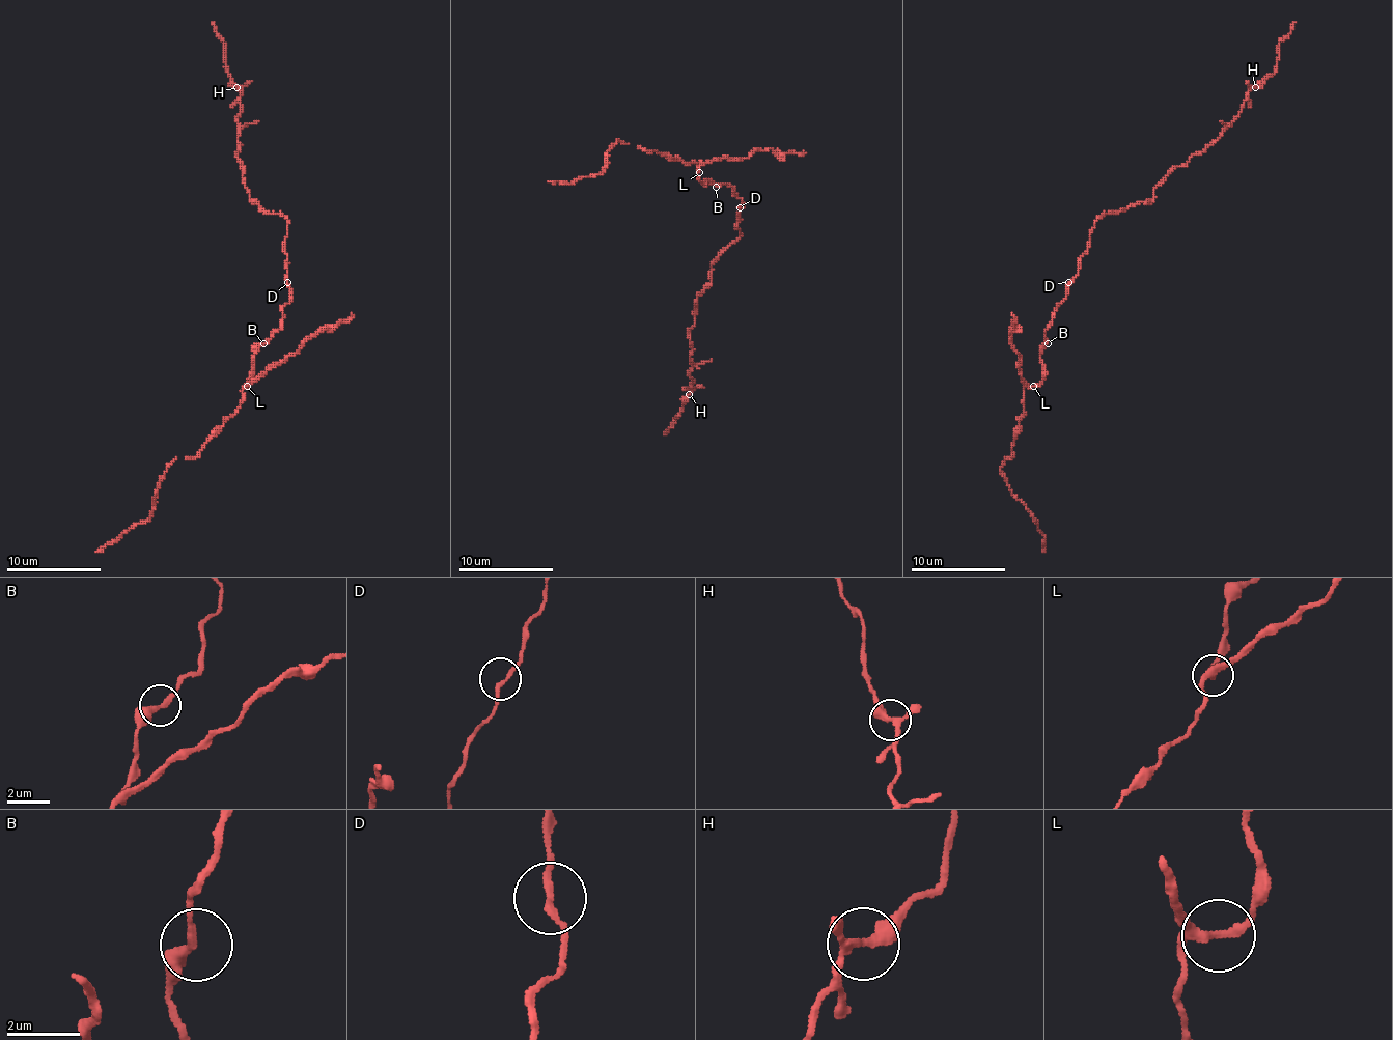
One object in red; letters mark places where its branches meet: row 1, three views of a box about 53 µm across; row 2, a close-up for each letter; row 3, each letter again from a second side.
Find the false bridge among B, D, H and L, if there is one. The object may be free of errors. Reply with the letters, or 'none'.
none

